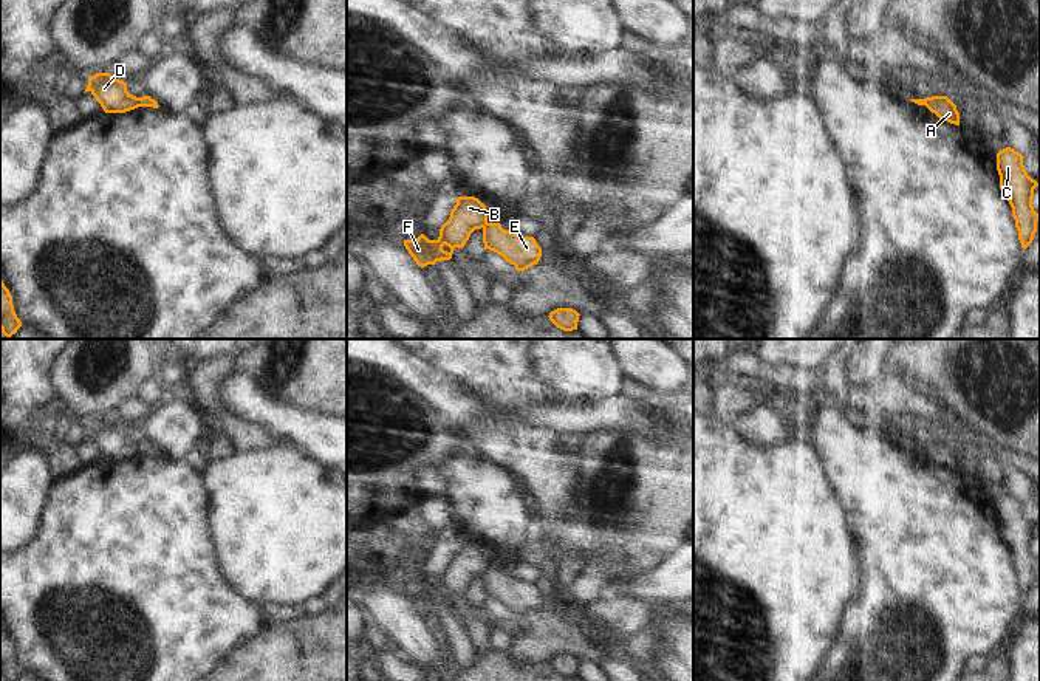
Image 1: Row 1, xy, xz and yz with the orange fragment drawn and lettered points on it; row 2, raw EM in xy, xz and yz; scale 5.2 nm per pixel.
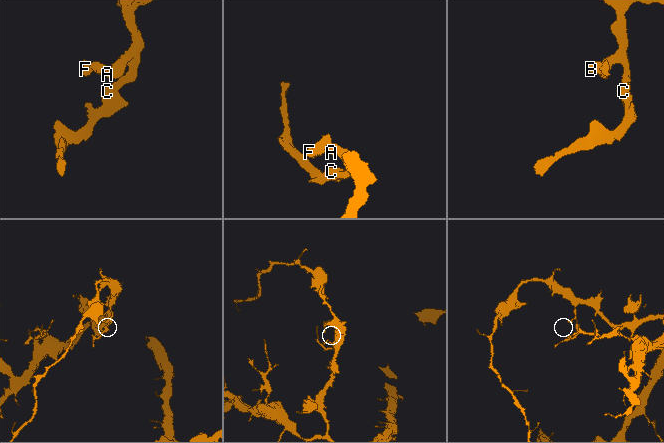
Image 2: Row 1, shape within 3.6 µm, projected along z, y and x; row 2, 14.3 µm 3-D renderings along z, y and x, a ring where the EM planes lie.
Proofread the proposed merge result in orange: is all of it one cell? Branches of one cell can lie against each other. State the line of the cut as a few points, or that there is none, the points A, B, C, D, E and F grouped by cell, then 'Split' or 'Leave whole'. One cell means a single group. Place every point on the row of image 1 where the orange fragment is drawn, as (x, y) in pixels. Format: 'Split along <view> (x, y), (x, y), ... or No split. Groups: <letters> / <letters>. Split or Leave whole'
Split along xy (138, 98), (140, 106). Groups: A C E / B D F. Split.

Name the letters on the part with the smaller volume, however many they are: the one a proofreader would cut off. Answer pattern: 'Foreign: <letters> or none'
Foreign: B, D, F

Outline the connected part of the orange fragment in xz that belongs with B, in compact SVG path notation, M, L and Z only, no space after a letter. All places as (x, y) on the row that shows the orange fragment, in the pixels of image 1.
M458 197L449 220L441 226L440 237L429 240L421 234L415 240L404 240L404 246L418 266L450 260L455 248L464 248L470 234L488 224L488 209L475 197Z

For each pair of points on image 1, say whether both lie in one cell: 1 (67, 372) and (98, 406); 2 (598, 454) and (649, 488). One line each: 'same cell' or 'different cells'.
1: same cell
2: same cell

